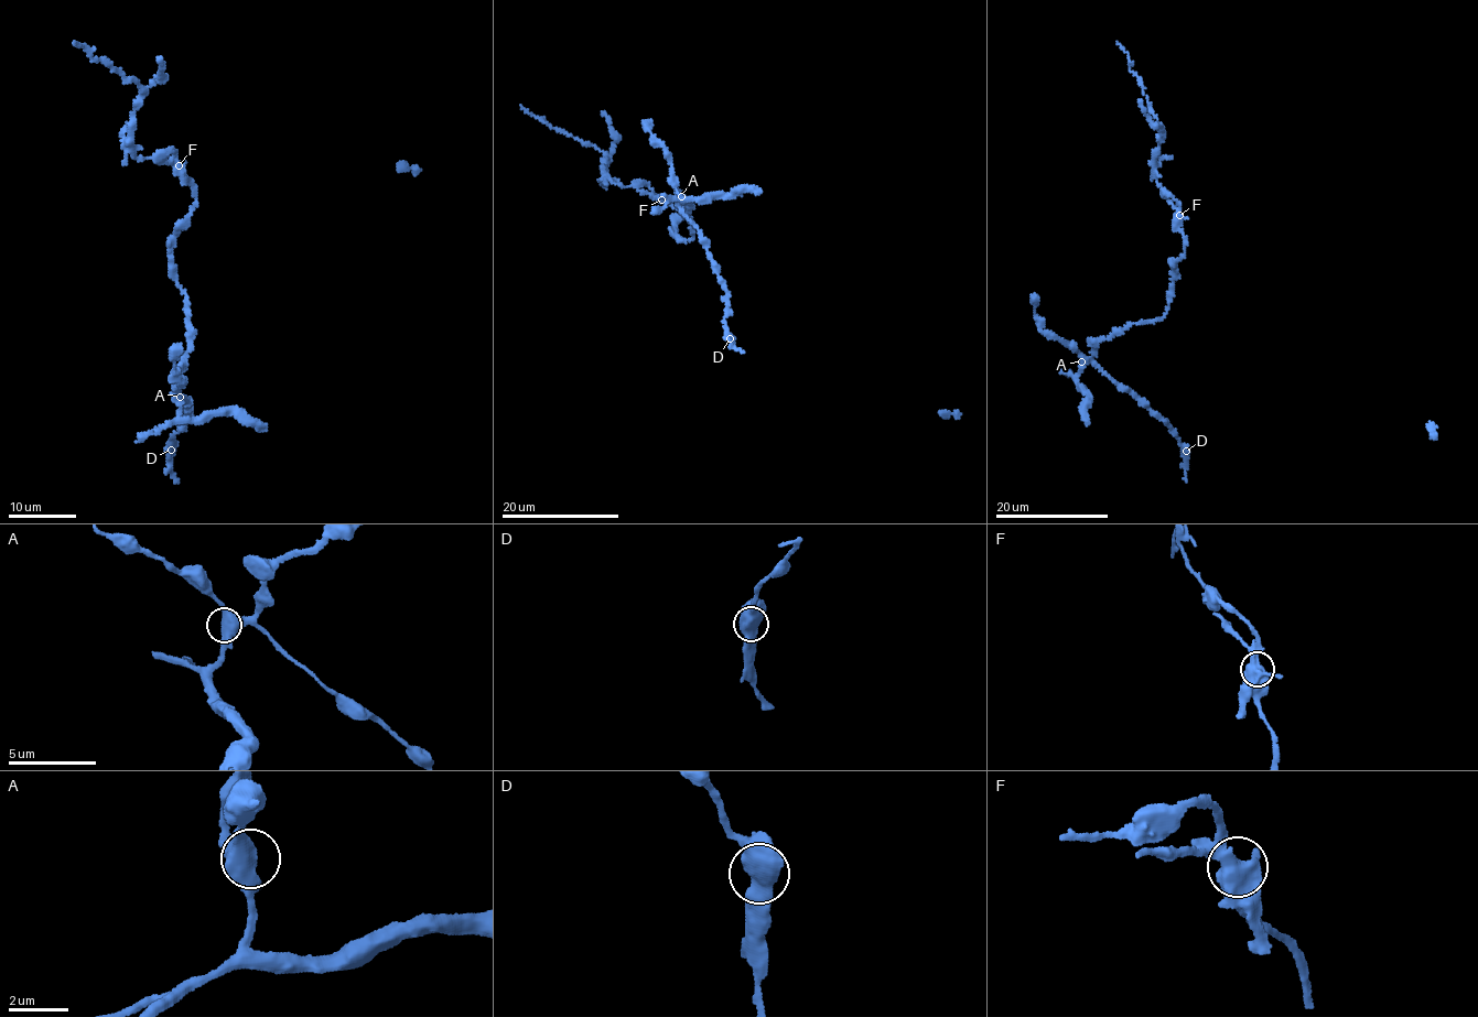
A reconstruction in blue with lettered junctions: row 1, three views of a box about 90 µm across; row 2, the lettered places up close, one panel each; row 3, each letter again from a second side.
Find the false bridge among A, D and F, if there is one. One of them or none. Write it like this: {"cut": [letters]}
{"cut": ["F"]}

